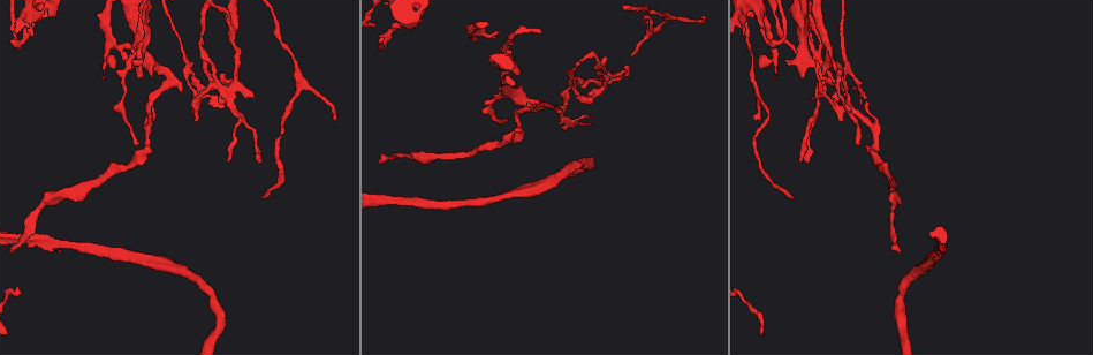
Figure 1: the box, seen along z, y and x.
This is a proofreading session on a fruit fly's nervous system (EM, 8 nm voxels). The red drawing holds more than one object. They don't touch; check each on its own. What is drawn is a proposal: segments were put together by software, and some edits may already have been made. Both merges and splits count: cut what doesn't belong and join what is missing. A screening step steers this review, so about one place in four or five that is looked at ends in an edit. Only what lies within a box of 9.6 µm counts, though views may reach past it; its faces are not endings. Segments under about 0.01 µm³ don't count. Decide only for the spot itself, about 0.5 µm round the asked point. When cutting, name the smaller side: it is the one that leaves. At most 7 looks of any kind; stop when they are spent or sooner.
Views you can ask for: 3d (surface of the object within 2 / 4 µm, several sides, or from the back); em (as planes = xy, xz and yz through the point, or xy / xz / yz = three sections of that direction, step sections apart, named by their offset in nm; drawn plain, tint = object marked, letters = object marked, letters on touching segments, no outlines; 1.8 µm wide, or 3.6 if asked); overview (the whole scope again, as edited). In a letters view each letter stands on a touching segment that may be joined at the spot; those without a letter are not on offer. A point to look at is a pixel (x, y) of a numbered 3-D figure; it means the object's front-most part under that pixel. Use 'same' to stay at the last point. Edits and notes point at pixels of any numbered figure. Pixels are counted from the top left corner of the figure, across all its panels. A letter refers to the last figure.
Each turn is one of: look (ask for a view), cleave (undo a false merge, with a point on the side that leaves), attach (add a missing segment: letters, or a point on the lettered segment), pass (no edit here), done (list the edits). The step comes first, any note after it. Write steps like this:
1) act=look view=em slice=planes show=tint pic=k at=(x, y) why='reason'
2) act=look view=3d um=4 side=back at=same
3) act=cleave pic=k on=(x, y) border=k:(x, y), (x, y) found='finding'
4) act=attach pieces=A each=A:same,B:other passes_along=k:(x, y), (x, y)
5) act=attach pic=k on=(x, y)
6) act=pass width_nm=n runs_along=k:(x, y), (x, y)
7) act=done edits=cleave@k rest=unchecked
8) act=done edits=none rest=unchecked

act=look view=em slice=xz step=4 show=tint pic=1 at=(899, 251) why='thin end'

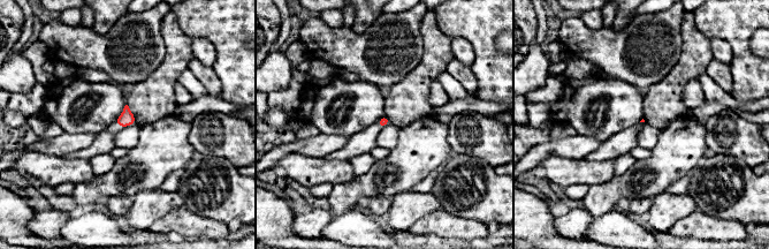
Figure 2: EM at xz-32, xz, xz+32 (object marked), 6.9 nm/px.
act=look view=em slice=planes show=letters at=same

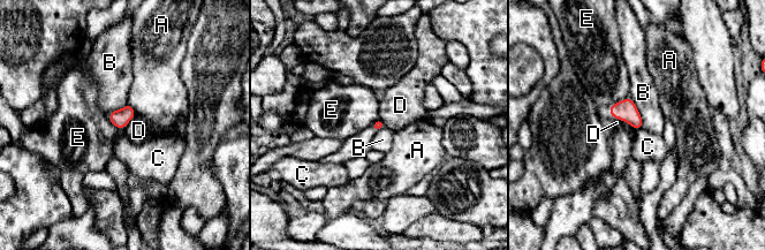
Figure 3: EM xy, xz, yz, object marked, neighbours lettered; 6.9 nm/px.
act=pass longest_contact=B:240nm each=A:other,B:other,C:other,D:other,E:other border=3:(629, 96), (610, 106) found='none of them fits'

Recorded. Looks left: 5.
act=look view=em slice=xy step=4 show=letters pic=1 at=(858, 144) why='tapers out'

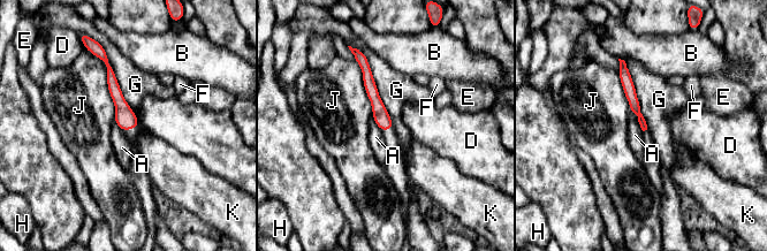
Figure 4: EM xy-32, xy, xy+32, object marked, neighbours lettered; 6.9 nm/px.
act=pass each=A:other,B:other,D:other,E:other,F:other,G:other,H:other,J:other,K:other runs_along=4:(362, 62), (384, 121), (384, 128) found='no lettered segment goes on from it'

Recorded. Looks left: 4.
act=look view=em slice=xy step=16 show=tint pic=1 at=(198, 108) why='sharp bend'

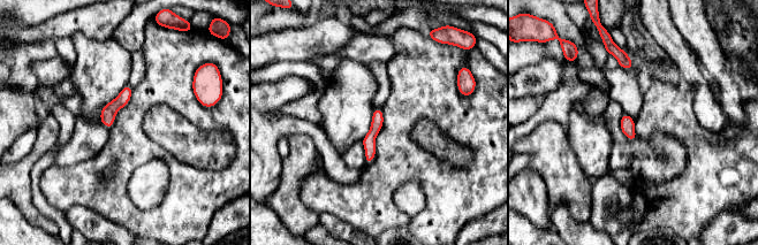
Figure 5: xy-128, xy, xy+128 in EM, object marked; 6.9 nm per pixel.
act=look view=em slice=planes show=letters at=same why='another direction'

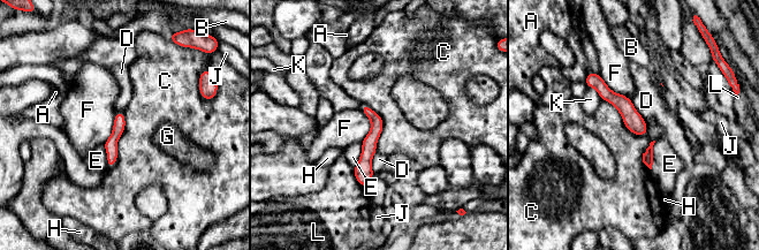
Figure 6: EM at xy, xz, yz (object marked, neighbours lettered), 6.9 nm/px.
act=pass each=A:other,B:other,C:other,D:other,E:other,F:other,G:other,H:other,J:other,K:other,L:other runs_along=6:(364, 107), (374, 118), (364, 183) found='continuous, no second neuron'

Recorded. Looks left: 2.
act=done edits=none rest=unchecked

